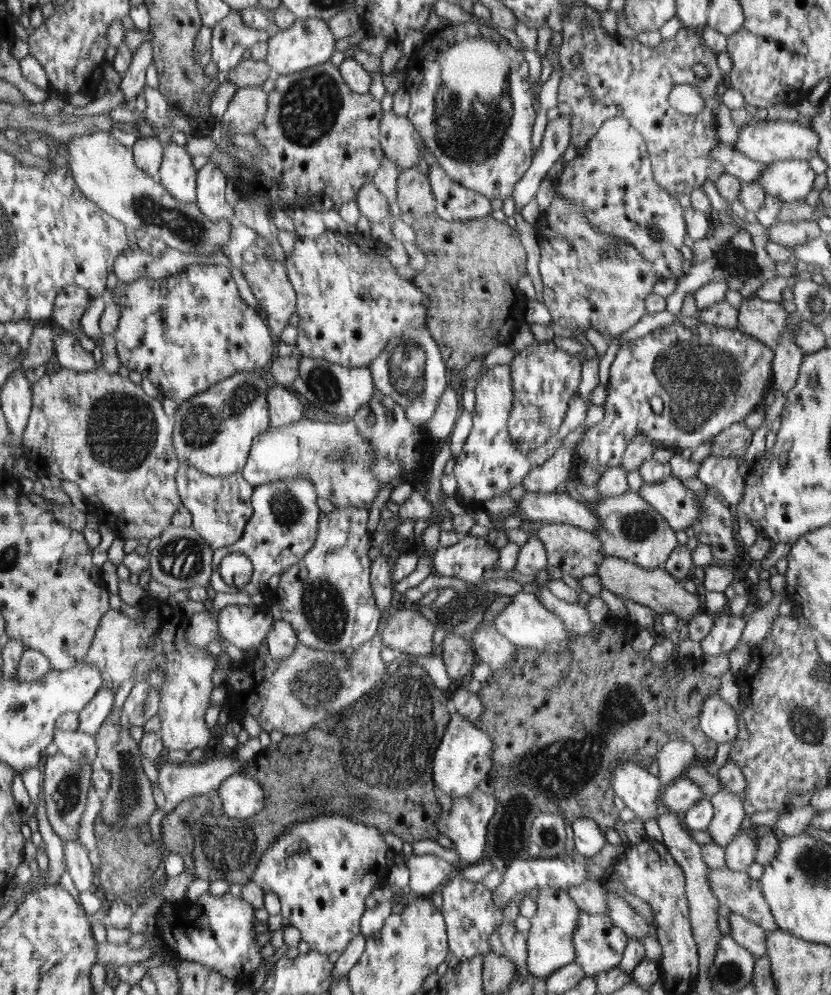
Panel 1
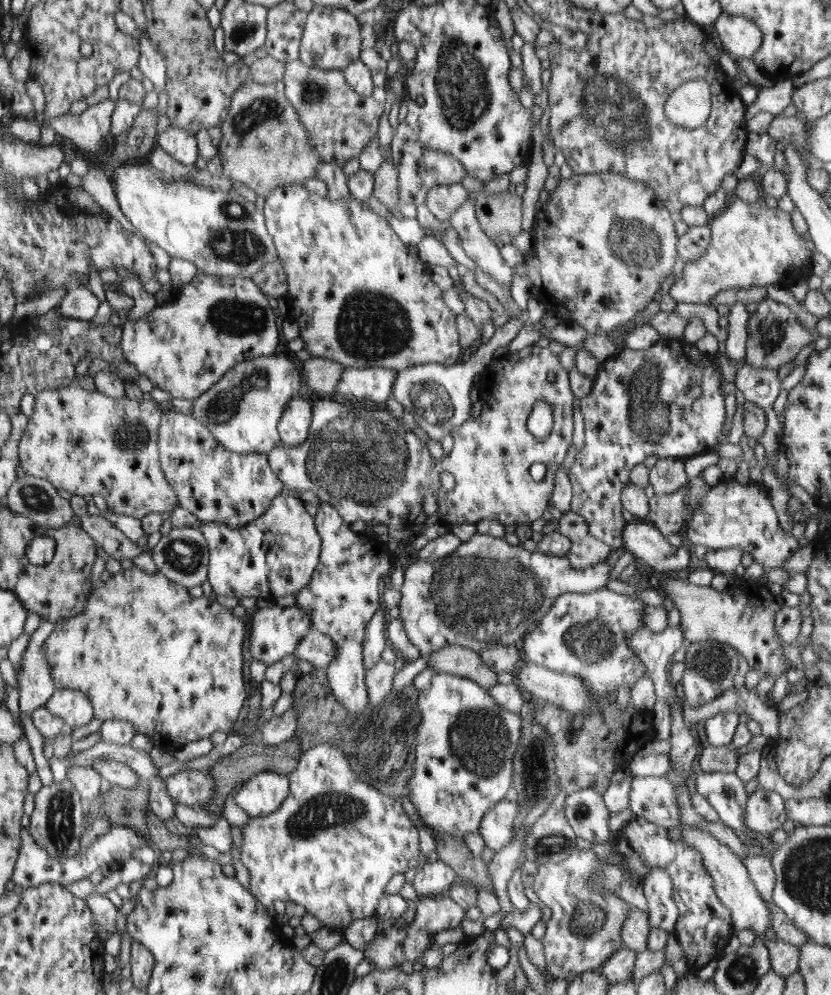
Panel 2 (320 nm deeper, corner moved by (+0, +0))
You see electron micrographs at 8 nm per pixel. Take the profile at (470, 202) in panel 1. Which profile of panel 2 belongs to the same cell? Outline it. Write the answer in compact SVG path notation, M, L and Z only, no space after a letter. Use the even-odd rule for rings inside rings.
M468 196L466 203L450 217L450 226L459 234L460 246L478 267L487 272L502 288L510 291L513 269L503 260L499 248L482 232L475 214L476 198Z

